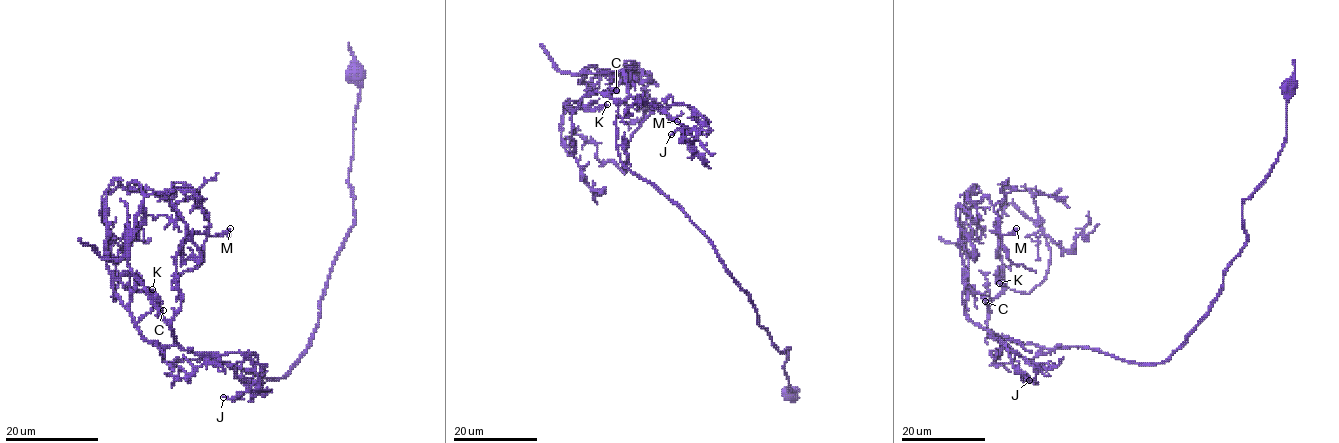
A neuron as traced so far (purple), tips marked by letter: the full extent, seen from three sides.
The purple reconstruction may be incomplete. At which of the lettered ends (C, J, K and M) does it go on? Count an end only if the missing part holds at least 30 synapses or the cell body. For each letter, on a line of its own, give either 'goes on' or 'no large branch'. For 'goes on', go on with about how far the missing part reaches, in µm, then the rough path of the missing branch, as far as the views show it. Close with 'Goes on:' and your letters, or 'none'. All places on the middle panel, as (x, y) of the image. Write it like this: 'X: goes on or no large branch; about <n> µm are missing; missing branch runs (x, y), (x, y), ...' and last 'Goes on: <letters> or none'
C: no large branch
J: no large branch
K: no large branch
M: no large branch
Goes on: none

